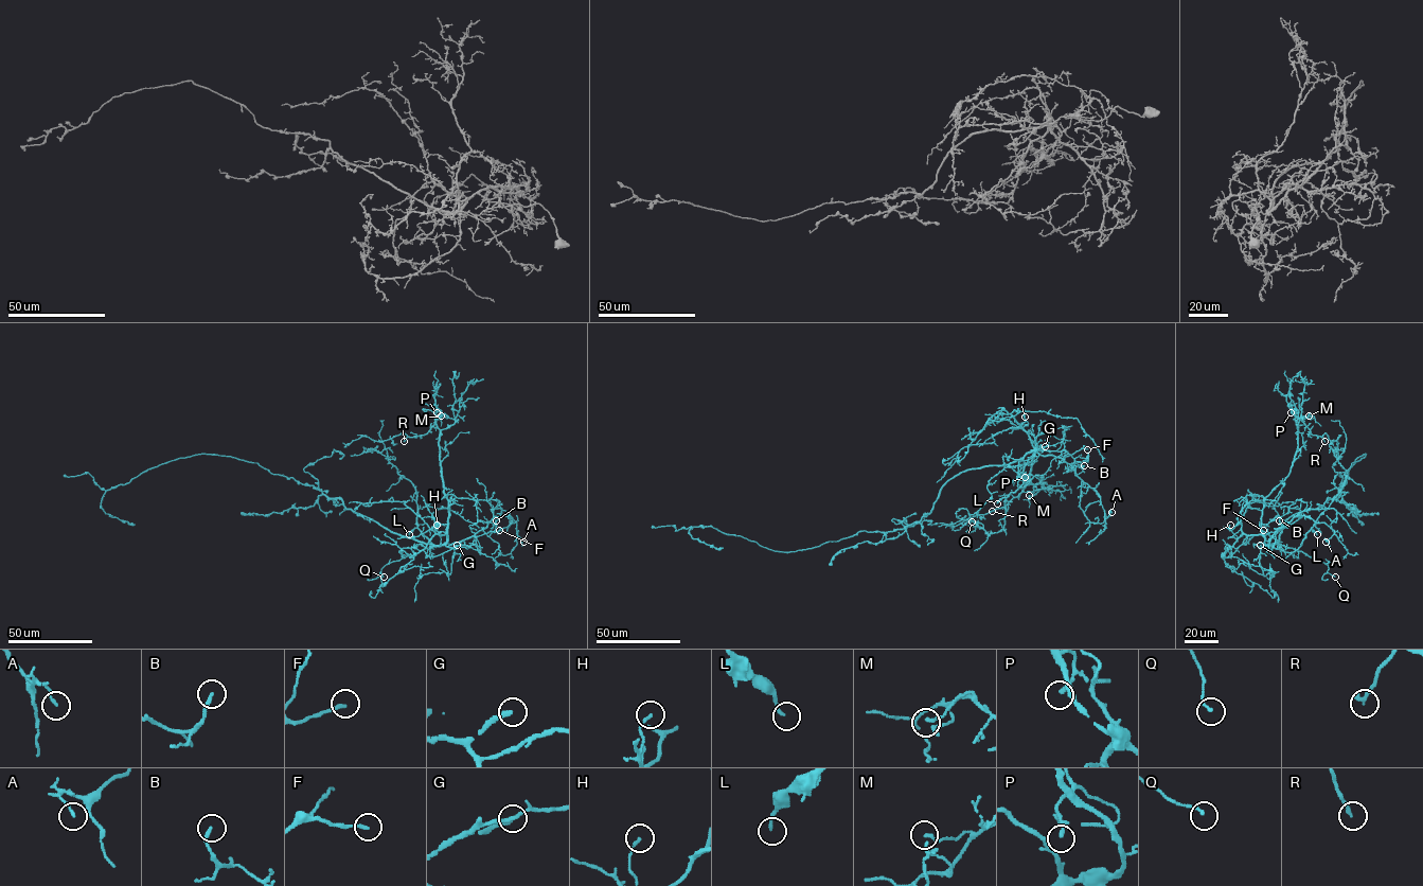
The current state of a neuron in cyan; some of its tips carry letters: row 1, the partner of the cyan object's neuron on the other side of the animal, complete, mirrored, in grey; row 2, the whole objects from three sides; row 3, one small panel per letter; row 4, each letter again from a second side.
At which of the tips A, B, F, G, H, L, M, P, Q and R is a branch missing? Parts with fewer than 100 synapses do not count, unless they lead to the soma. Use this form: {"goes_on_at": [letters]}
{"goes_on_at": ["G"]}

